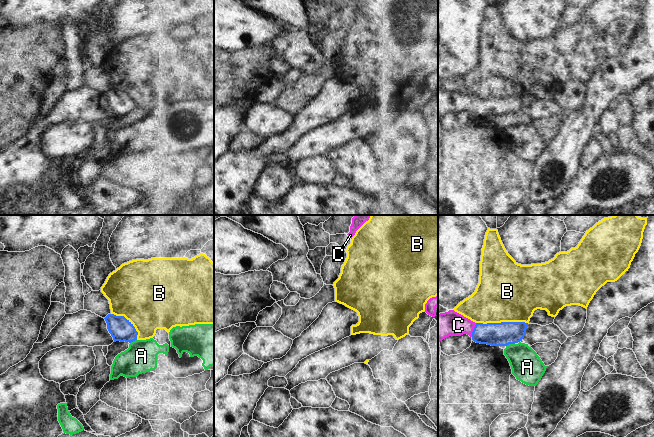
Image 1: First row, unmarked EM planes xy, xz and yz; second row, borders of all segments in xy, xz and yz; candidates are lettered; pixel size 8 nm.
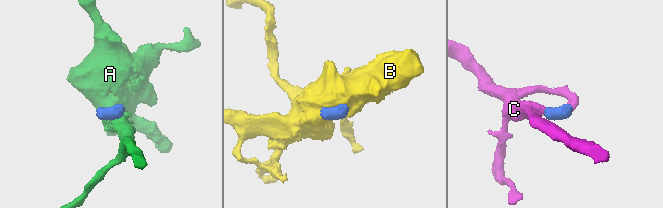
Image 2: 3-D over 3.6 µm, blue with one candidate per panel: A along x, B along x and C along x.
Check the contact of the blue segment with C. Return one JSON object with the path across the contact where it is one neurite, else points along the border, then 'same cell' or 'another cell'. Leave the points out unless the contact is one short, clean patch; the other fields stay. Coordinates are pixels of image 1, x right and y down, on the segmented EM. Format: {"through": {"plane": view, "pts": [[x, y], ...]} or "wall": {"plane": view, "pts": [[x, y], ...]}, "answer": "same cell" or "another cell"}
{"through": {"plane": "yz", "pts": [[495, 334], [480, 333], [473, 330], [463, 325], [451, 323]]}, "answer": "same cell"}

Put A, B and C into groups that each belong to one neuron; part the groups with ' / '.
A / B / C

